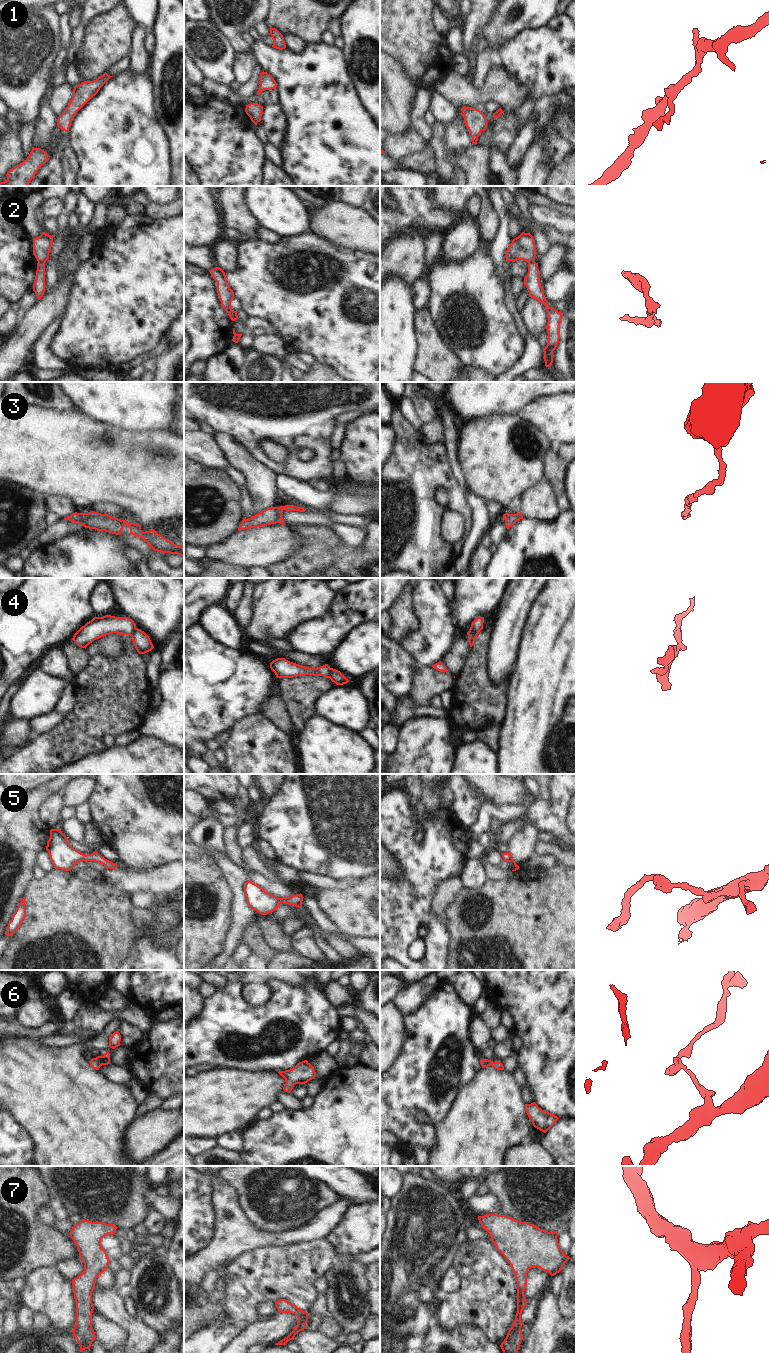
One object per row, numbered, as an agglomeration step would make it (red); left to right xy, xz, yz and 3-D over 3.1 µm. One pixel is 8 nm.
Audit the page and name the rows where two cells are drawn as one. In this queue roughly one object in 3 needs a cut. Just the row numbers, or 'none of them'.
2, 4

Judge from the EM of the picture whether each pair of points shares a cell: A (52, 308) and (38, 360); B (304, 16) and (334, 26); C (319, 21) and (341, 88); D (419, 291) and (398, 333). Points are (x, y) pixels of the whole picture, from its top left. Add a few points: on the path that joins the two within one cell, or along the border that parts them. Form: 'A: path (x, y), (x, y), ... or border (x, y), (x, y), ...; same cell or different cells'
A: border (61, 315), (48, 326), (33, 347); different cells
B: border (338, 17), (335, 17), (329, 23), (328, 29); different cells
C: border (320, 41), (307, 44); different cells
D: border (411, 288), (411, 301), (415, 313); different cells

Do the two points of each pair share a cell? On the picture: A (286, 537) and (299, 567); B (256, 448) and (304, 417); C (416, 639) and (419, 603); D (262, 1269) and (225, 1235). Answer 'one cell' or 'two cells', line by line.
A: two cells
B: one cell
C: one cell
D: two cells

